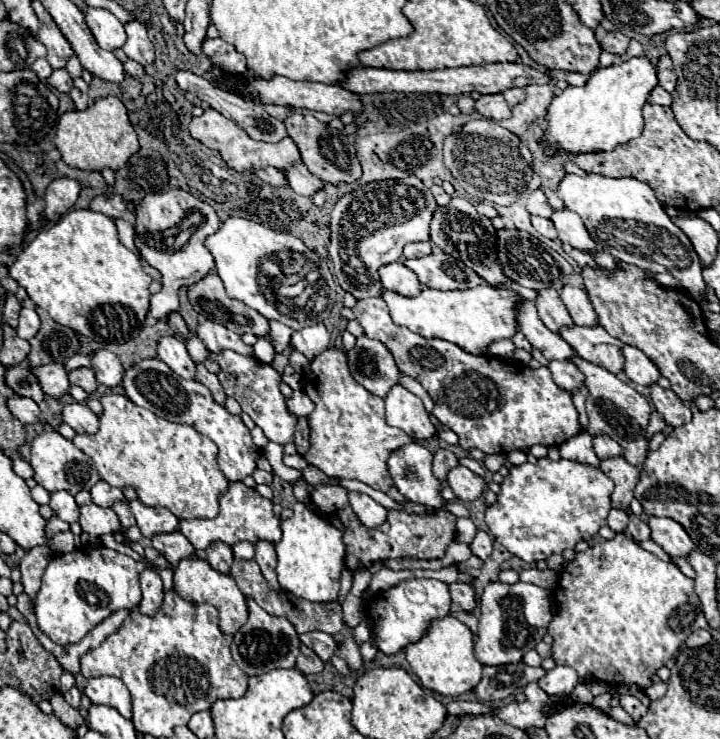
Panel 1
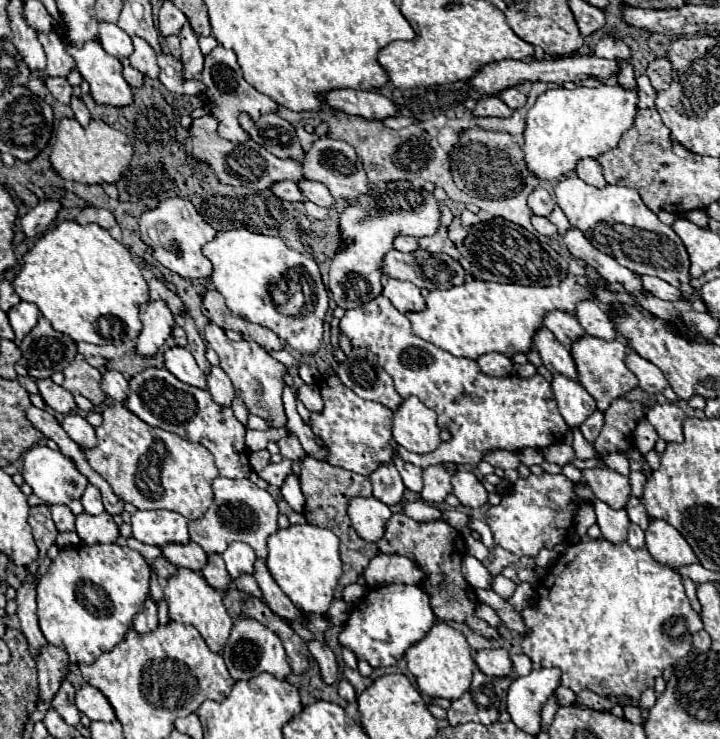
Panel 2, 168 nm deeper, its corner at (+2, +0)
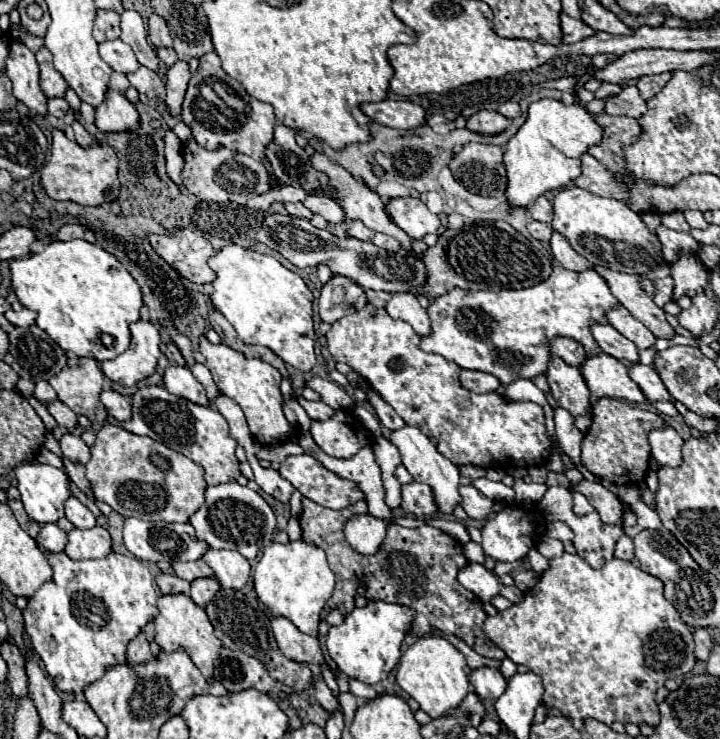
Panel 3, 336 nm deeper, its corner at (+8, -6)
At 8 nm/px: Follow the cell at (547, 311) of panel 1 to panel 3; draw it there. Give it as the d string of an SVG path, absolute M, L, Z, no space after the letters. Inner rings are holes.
M557 337L557 339L553 339L551 353L557 355L557 357L561 357L571 367L579 367L585 361L585 357L587 357L585 349L577 341L573 341L569 337Z

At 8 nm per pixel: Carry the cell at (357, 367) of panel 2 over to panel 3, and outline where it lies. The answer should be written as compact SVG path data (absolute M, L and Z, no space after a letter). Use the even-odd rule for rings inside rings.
M365 379L359 383L359 387L367 391L367 395L369 395L369 403L371 403L371 407L375 409L375 413L377 413L381 425L385 425L385 427L391 429L391 431L405 427L405 421L393 411L393 407L389 407L389 405L381 399L381 395L379 395L377 391L373 391L373 389L365 383Z

